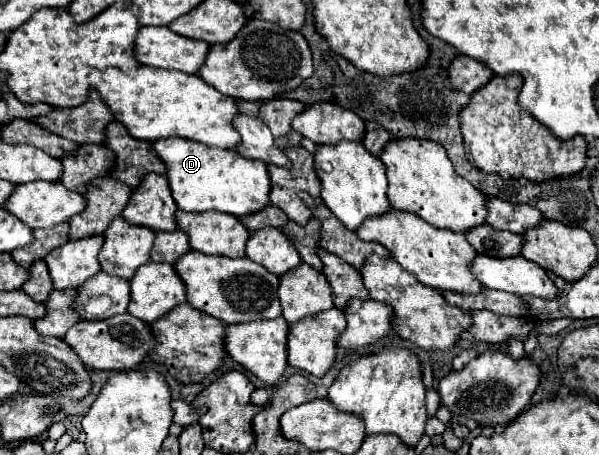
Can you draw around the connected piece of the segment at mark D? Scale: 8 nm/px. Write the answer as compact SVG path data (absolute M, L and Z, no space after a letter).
M162 138L154 142L154 150L168 168L166 178L170 182L172 196L184 212L220 210L242 218L260 212L270 204L270 174L266 164L258 160L246 160L234 150L210 148L186 138Z

